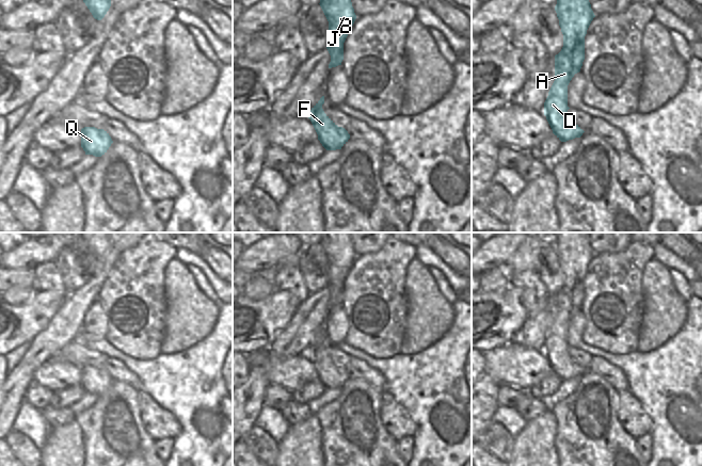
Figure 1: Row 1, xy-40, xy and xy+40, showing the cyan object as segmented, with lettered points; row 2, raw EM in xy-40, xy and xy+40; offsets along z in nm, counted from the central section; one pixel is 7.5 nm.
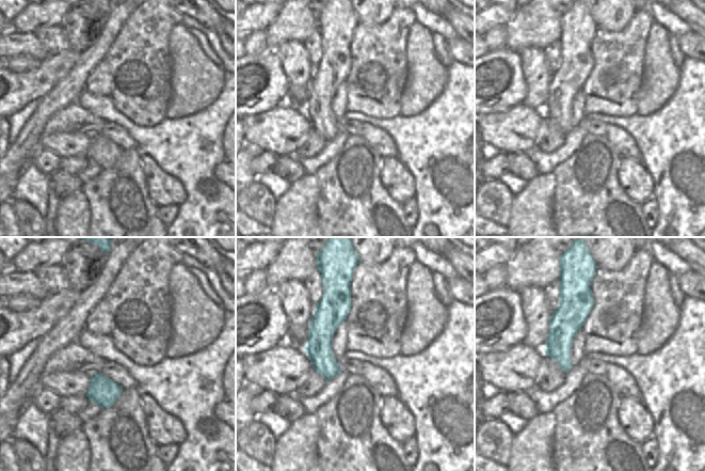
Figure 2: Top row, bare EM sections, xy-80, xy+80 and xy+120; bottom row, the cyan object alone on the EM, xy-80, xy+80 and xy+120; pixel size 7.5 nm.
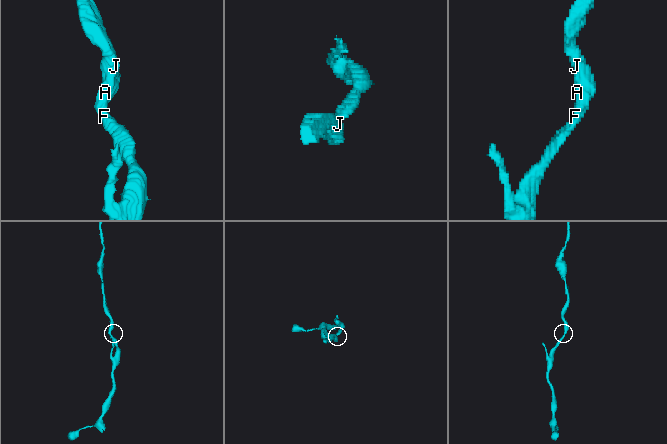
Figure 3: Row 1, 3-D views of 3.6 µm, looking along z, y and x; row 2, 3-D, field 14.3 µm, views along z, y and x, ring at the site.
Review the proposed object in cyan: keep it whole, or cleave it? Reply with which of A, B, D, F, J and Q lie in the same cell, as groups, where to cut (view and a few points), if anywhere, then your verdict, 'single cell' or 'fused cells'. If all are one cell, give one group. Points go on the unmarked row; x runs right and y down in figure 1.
A B D F J Q; no cut; single cell

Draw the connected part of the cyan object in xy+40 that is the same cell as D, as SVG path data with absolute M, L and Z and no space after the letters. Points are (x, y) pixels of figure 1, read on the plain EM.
M559 232L555 250L563 273L563 286L555 294L555 320L544 341L544 354L553 372L567 381L585 371L568 354L568 324L583 305L585 275L595 254L588 232Z

